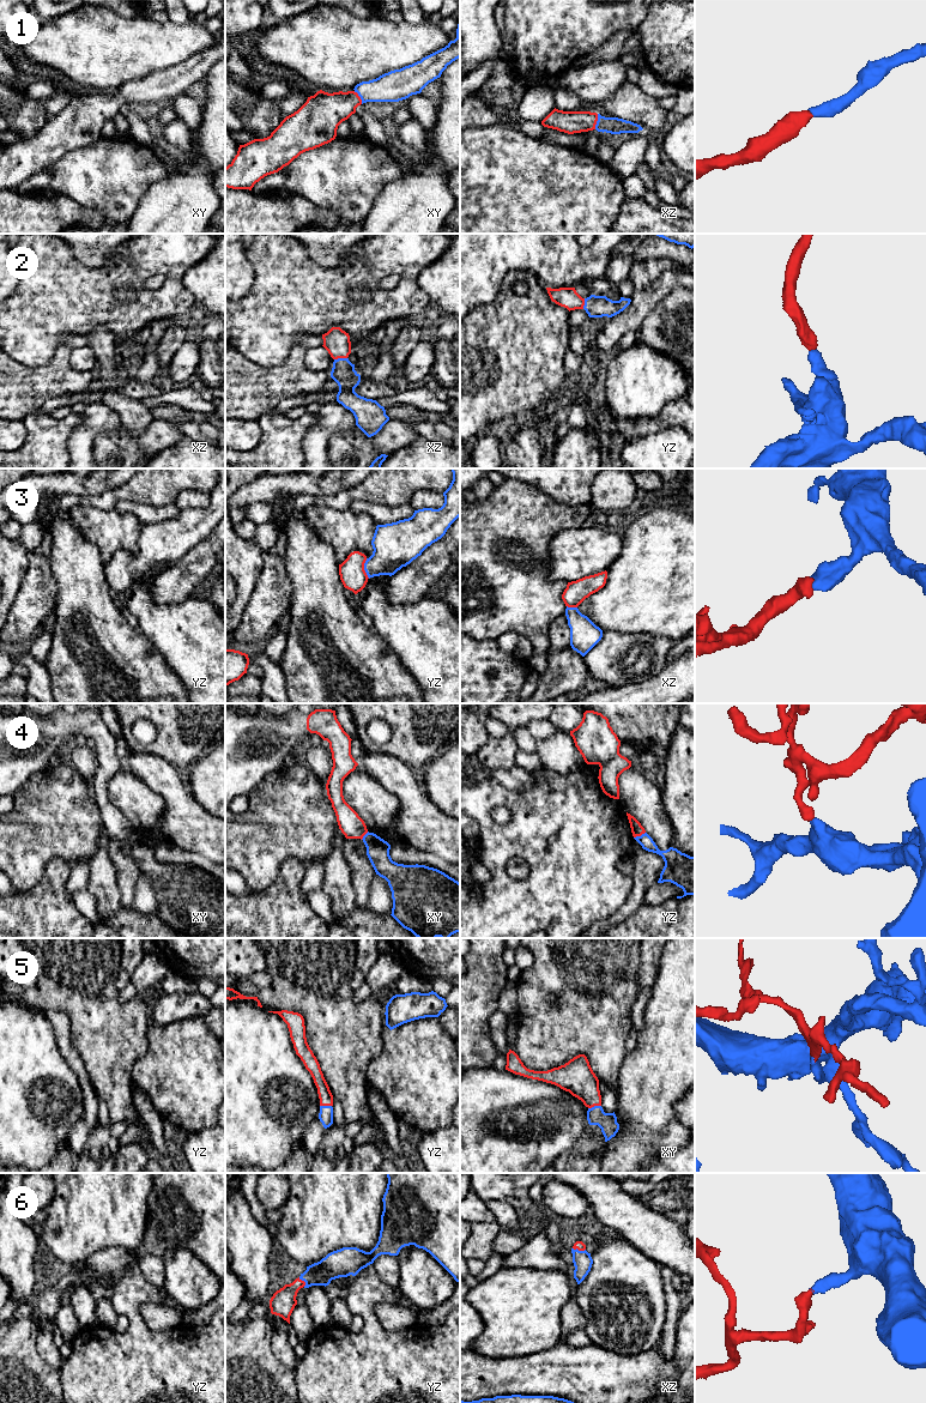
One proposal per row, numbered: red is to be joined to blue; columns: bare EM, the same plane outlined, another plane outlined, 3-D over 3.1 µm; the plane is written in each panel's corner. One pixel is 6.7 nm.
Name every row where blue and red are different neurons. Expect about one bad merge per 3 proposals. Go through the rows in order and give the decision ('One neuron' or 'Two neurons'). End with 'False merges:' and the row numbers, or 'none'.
1: One neuron
2: One neuron
3: One neuron
4: Two neurons
5: One neuron
6: One neuron
False merges: 4

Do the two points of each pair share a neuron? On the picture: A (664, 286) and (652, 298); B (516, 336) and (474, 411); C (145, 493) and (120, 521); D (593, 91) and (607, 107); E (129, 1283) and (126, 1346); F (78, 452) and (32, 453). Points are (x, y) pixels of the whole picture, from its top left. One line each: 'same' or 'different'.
A: same
B: same
C: different
D: different
E: same
F: different

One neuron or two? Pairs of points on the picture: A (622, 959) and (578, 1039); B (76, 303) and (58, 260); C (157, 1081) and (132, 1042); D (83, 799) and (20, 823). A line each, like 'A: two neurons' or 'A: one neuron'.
A: one neuron
B: one neuron
C: two neurons
D: one neuron

